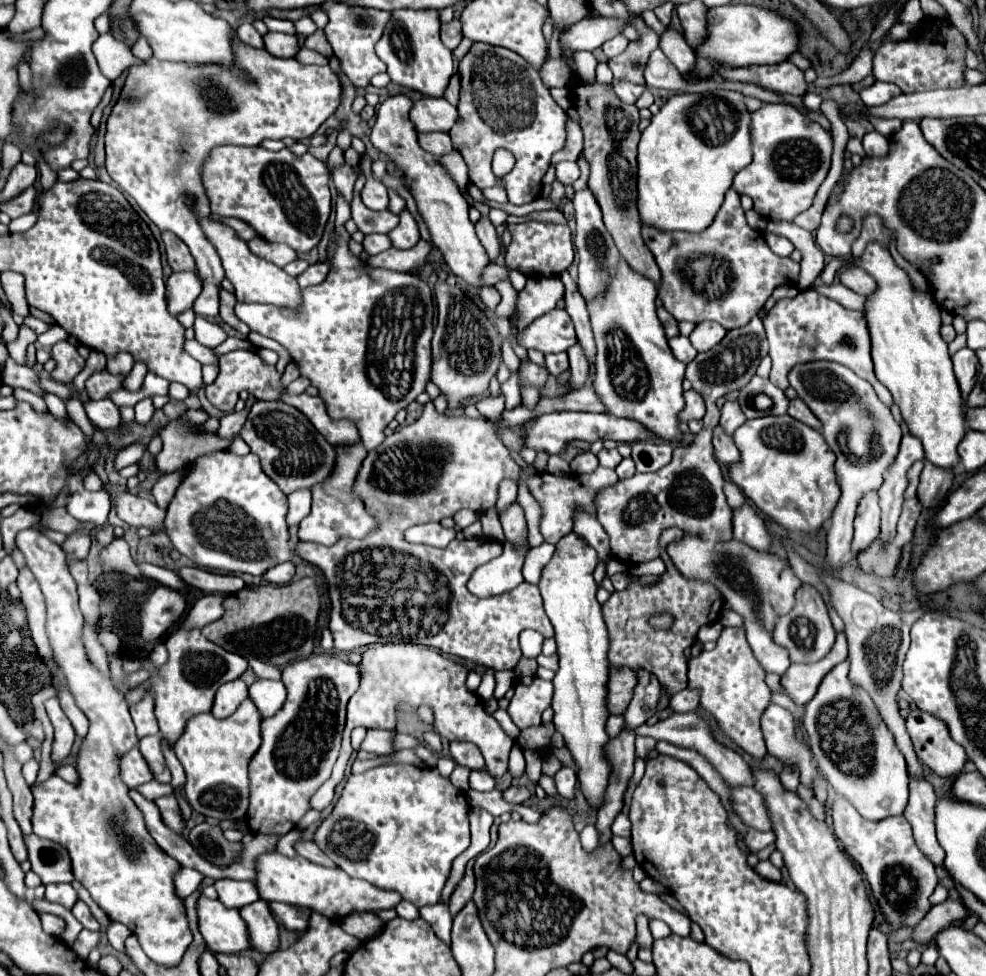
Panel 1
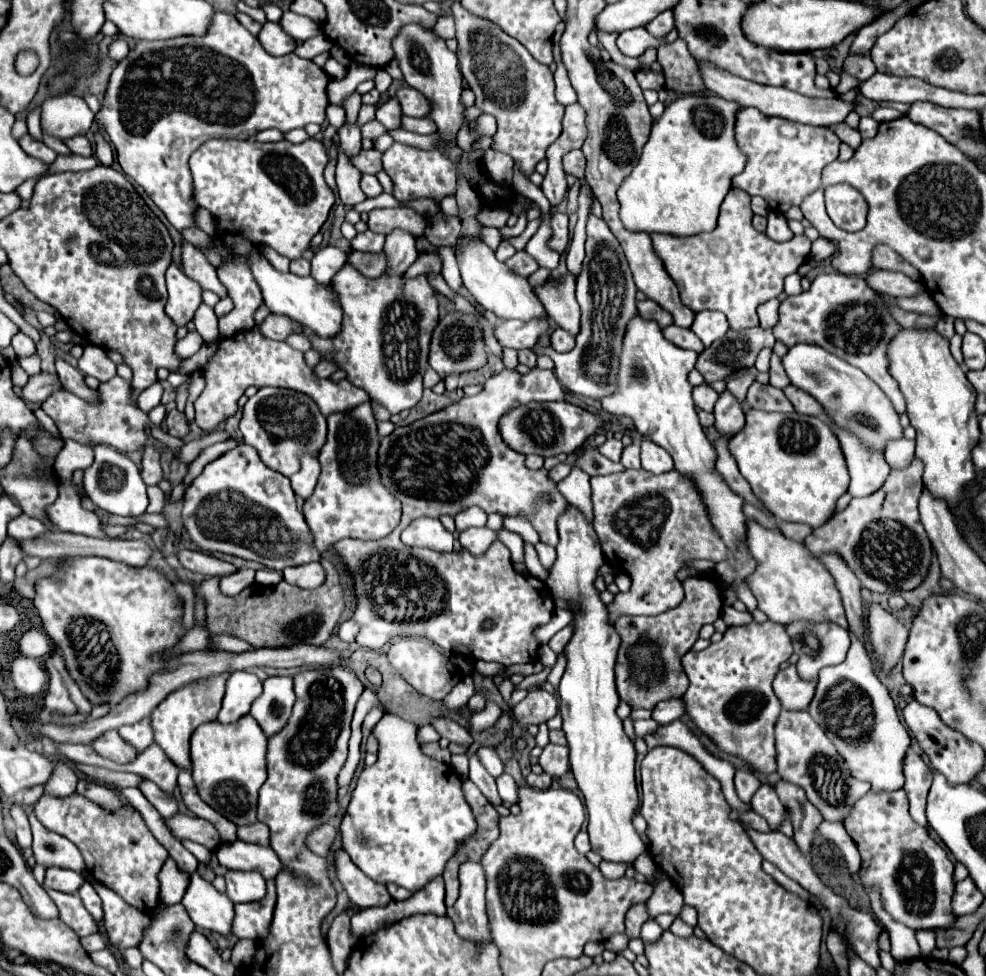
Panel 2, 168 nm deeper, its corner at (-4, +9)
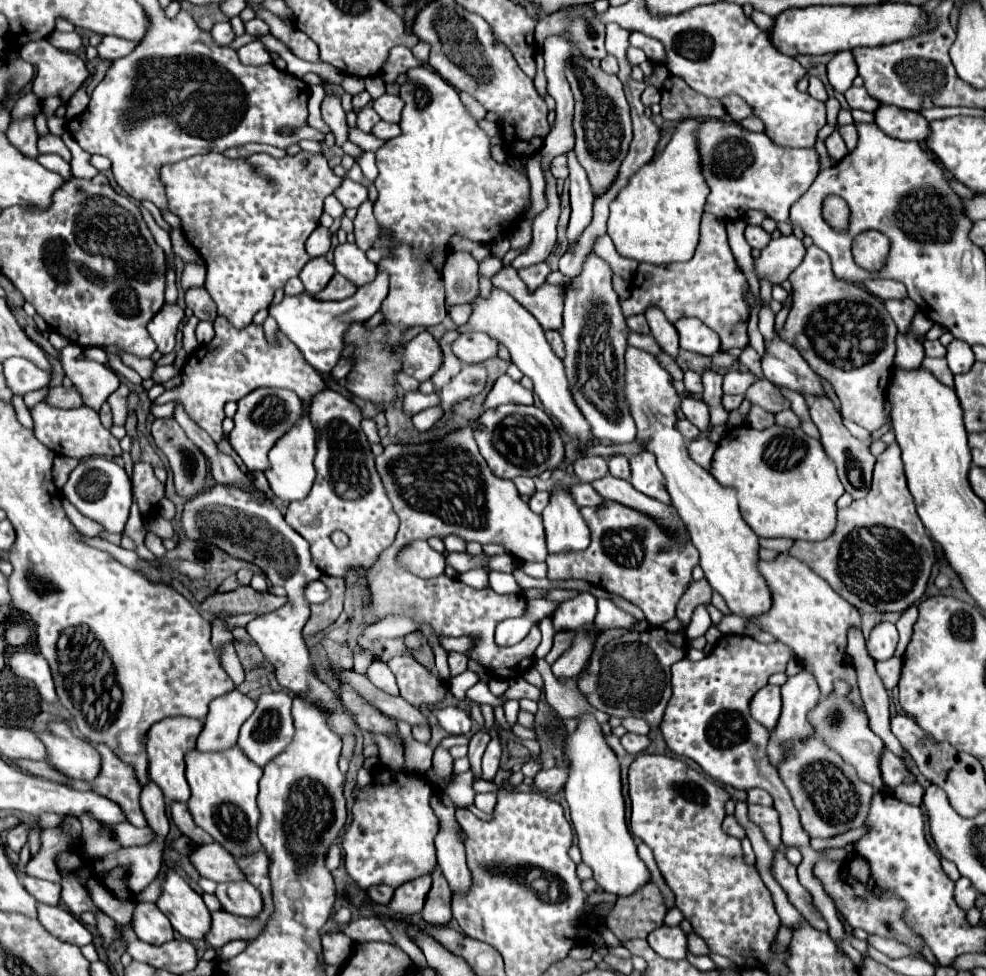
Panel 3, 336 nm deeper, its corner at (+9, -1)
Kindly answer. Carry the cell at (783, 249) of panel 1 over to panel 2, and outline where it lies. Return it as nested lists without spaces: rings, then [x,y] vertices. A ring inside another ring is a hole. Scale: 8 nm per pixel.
[[[770,212],[770,214],[768,214],[766,234],[768,234],[772,240],[776,240],[776,242],[786,242],[786,240],[790,240],[790,238],[794,236],[792,230],[788,228],[788,224],[786,224],[784,214],[778,214],[778,212]]]

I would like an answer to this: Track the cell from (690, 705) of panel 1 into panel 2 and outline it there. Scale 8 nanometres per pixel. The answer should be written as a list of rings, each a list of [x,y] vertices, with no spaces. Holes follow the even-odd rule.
[[[682,698],[664,700],[664,702],[656,704],[656,708],[654,708],[654,712],[652,712],[652,718],[654,718],[658,724],[670,724],[670,722],[678,720],[684,712],[686,712],[686,704],[684,704]]]

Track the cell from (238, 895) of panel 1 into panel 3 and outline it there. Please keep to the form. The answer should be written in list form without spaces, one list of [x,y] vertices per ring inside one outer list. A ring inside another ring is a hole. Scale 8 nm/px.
[[[247,880],[219,884],[217,898],[221,900],[223,910],[237,914],[237,916],[255,918],[263,910],[261,892],[255,886],[251,886]]]

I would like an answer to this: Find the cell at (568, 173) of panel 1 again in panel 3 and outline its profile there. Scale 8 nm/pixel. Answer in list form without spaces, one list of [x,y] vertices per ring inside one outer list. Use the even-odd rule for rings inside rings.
[[[560,155],[559,158],[555,158],[555,162],[551,162],[551,174],[556,179],[565,180],[569,176],[568,162],[565,155]]]

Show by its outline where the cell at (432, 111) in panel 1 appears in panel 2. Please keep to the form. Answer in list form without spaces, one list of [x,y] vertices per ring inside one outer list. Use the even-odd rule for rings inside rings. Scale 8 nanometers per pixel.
[[[400,88],[400,90],[396,92],[396,98],[400,100],[402,112],[404,112],[406,116],[424,118],[424,116],[428,116],[428,112],[430,112],[430,102],[428,102],[428,98],[426,98],[422,92],[414,90],[414,88]]]

